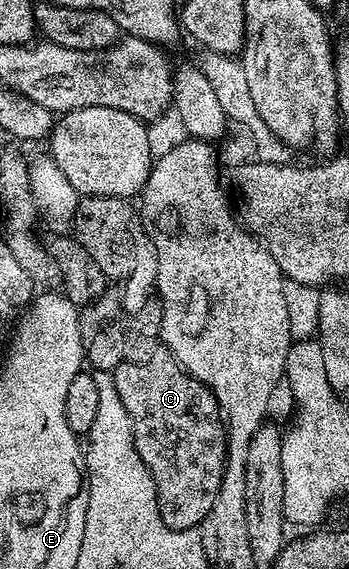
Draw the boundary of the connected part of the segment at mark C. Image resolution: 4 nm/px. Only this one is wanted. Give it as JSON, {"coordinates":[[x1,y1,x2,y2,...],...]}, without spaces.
{"coordinates":[[158,351,144,362,121,365,113,370,112,376,120,403,124,403,134,424,136,451,140,451,140,459,144,459,156,483,164,523,170,529,198,529,201,521,203,524,210,516,226,470,226,427,218,400,207,385,190,376,168,351]]}

